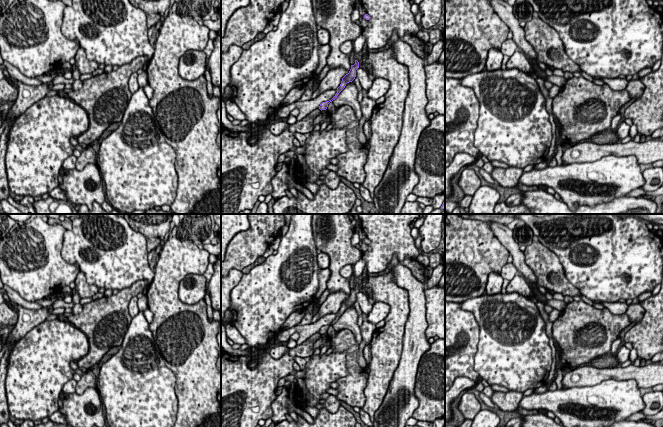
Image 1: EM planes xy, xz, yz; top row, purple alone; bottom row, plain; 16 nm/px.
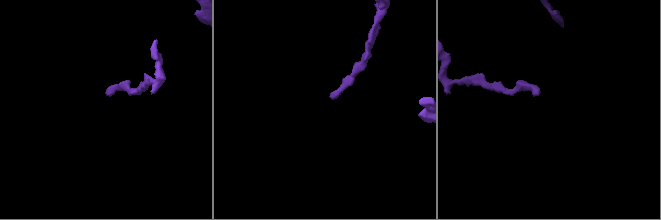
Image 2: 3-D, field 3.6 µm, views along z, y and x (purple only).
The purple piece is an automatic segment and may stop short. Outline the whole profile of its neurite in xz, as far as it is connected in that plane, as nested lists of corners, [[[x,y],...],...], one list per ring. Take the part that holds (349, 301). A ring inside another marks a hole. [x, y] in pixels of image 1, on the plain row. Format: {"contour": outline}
{"contour": [[[355,284],[355,288],[354,289],[351,289],[351,293],[350,293],[349,297],[346,298],[342,302],[341,308],[337,312],[337,317],[335,318],[335,320],[331,324],[326,325],[326,326],[322,326],[320,328],[319,333],[321,335],[322,334],[326,334],[327,331],[328,331],[328,328],[337,322],[337,320],[339,319],[339,317],[345,312],[346,308],[349,307],[349,306],[352,306],[355,303],[355,301],[356,301],[356,294],[358,292],[359,292],[359,286],[357,284]]]}

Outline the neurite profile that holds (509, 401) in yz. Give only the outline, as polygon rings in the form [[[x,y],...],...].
[[[509,390],[506,393],[494,391],[491,400],[502,411],[514,412],[519,408],[519,403],[522,398],[522,392]]]

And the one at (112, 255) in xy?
[[[83,214],[71,219],[72,229],[64,233],[62,258],[69,264],[75,264],[80,272],[86,276],[86,281],[90,285],[98,288],[123,290],[129,288],[135,282],[145,280],[151,283],[154,278],[154,269],[148,261],[148,249],[146,237],[134,231],[124,217],[117,214]]]

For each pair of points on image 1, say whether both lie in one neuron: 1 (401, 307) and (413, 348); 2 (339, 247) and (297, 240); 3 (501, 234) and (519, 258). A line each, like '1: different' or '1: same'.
1: different
2: different
3: same

